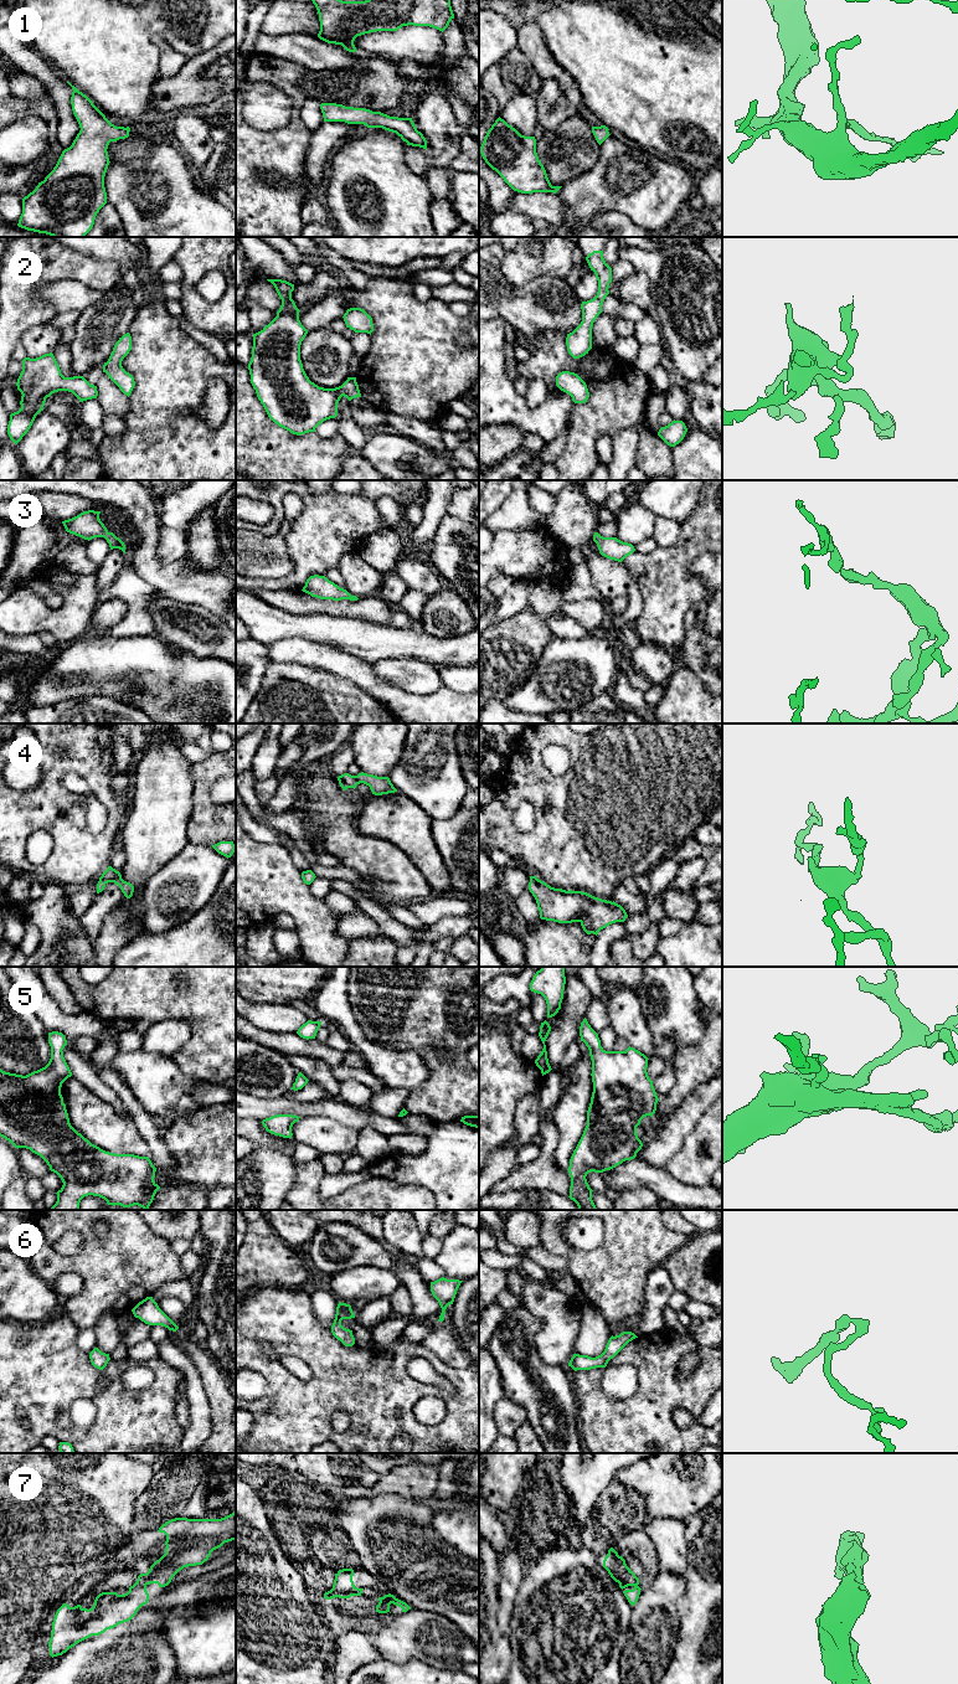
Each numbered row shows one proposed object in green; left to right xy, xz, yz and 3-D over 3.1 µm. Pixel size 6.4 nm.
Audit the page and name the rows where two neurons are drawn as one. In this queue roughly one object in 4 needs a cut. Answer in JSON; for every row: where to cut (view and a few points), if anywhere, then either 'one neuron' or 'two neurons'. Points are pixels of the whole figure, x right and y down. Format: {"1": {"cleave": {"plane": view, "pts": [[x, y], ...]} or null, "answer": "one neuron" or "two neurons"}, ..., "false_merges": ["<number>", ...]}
{"1": {"cleave": null, "answer": "one neuron"}, "2": {"cleave": null, "answer": "one neuron"}, "3": {"cleave": null, "answer": "one neuron"}, "4": {"cleave": null, "answer": "one neuron"}, "5": {"cleave": null, "answer": "one neuron"}, "6": {"cleave": null, "answer": "one neuron"}, "7": {"cleave": null, "answer": "one neuron"}, "false_merges": []}

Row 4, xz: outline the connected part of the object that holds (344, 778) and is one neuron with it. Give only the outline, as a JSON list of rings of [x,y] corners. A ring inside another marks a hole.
[[[364,772],[359,773],[357,776],[344,773],[338,777],[338,781],[344,790],[346,790],[347,788],[355,789],[357,784],[364,783],[370,787],[372,794],[375,795],[397,792],[388,777],[377,777]]]

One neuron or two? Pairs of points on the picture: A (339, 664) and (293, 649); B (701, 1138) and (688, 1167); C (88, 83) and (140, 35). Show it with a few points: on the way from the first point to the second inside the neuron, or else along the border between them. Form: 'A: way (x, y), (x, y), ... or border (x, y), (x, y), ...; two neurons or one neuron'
A: way (328, 658), (304, 652); one neuron
B: way (699, 1146), (699, 1155), (695, 1159); one neuron
C: way (101, 71), (128, 44); one neuron

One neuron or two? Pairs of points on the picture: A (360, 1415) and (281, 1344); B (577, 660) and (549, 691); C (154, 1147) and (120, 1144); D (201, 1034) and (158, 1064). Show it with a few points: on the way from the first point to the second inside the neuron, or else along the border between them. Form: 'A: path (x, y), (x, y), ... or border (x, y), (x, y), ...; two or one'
A: path (350, 1392), (303, 1345); one
B: path (572, 668), (556, 684); one
C: border (132, 1122), (147, 1144), (147, 1155); two
D: border (173, 1057), (185, 1074), (195, 1076); two

